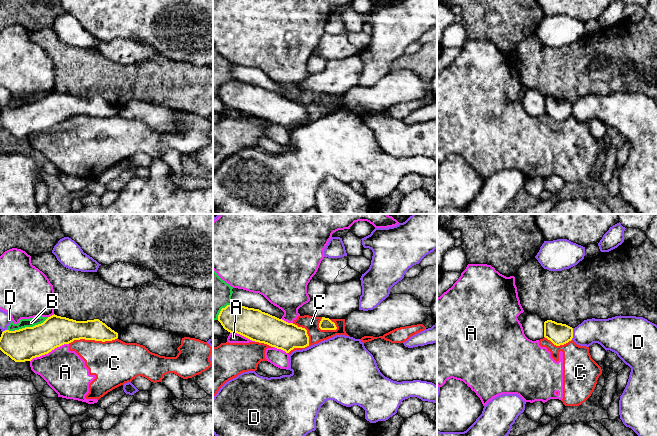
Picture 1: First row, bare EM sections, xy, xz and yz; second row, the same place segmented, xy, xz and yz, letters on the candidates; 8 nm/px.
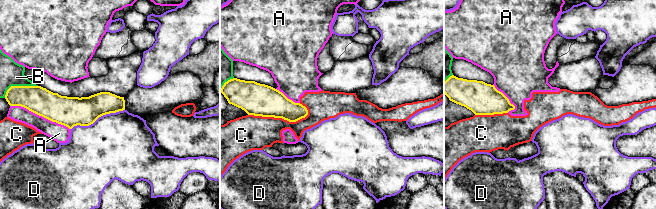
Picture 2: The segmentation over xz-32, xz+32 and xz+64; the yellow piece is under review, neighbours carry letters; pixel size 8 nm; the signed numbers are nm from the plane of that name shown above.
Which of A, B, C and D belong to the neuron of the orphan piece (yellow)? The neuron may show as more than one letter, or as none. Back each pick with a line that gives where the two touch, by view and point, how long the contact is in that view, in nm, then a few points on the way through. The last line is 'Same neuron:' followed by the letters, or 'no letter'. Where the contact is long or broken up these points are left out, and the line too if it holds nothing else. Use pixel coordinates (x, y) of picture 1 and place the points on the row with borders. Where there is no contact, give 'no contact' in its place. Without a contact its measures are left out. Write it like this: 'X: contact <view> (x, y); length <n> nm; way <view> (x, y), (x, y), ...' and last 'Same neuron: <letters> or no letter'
Same neuron: no letter

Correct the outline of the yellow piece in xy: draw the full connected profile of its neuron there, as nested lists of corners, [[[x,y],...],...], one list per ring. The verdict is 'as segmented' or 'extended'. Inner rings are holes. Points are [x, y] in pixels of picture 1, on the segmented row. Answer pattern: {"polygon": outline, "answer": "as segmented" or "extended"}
{"polygon": [[[54,314],[33,327],[3,331],[0,350],[15,362],[25,362],[74,340],[105,342],[118,338],[125,343],[143,345],[160,356],[176,357],[184,337],[187,336],[139,324],[131,324],[117,333],[99,319],[76,321]]], "answer": "extended"}

